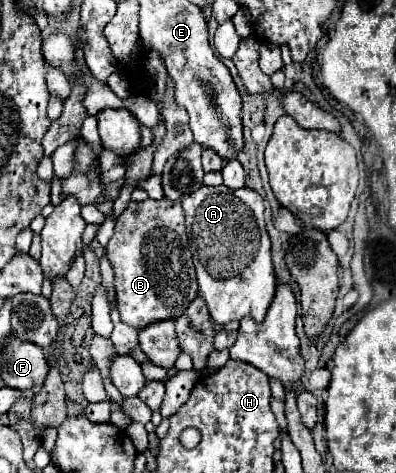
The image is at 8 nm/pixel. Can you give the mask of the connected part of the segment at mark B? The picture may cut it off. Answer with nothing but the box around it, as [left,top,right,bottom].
[107,200,197,328]

